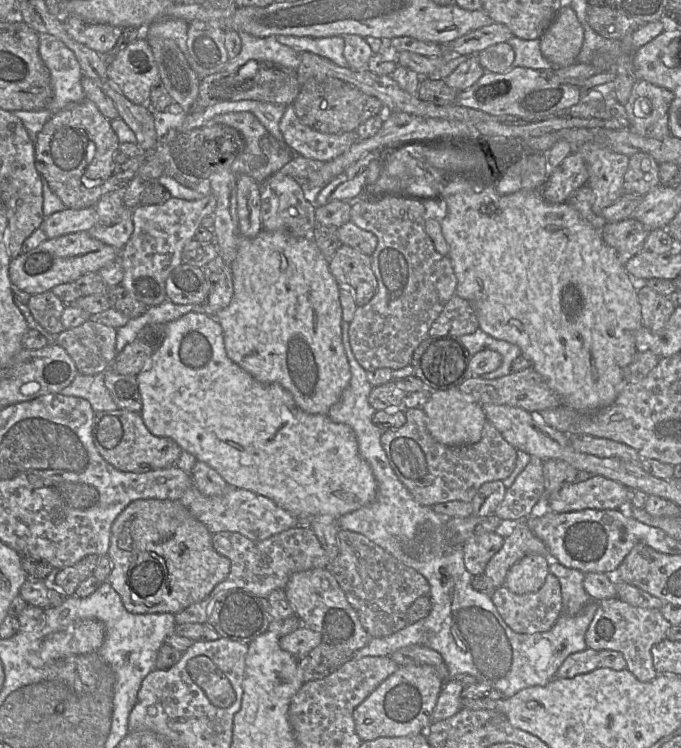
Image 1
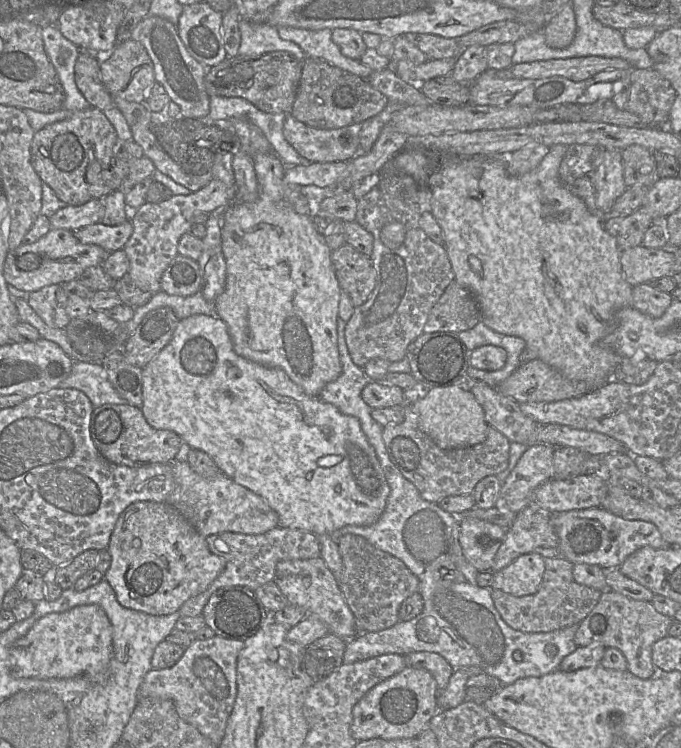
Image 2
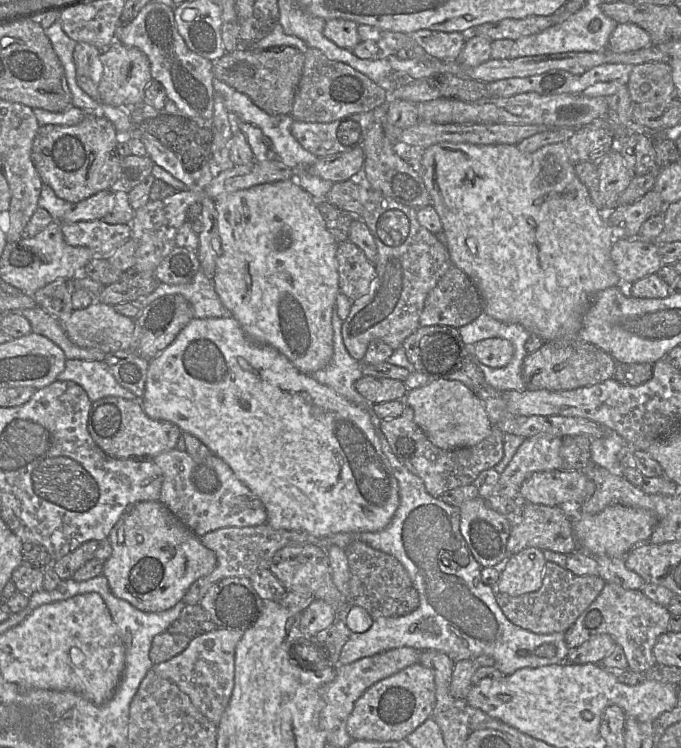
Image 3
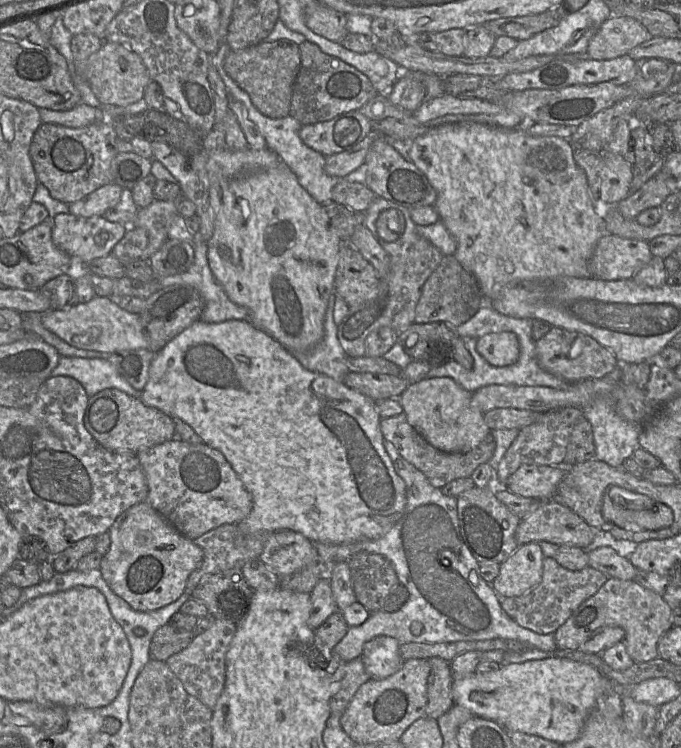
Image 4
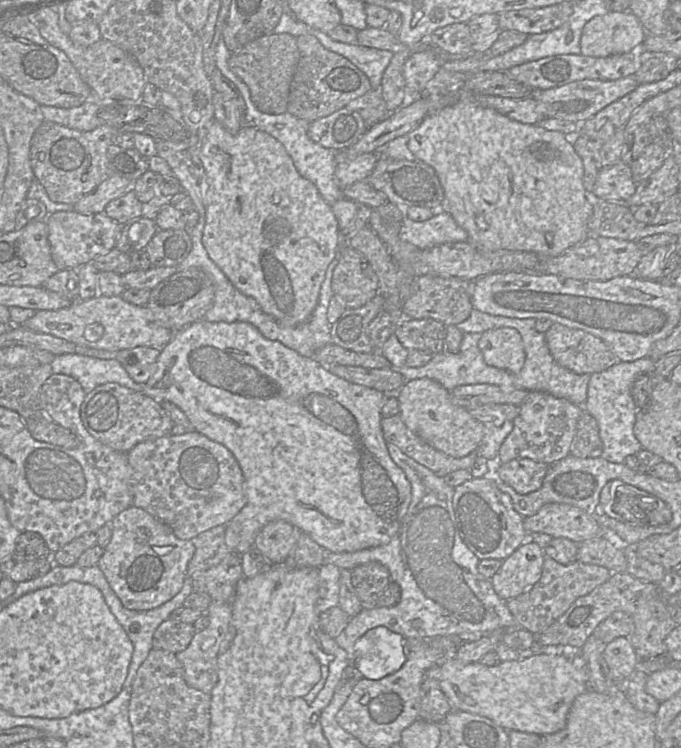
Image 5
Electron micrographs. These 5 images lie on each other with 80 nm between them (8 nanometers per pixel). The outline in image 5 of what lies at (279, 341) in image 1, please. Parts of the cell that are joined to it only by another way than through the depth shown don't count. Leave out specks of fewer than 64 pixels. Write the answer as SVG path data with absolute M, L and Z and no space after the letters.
M212 121L201 148L200 158L208 182L208 190L204 197L206 215L202 243L209 258L240 292L254 298L266 314L286 326L297 326L304 323L316 308L326 270L343 245L344 238L341 236L331 206L322 198L317 187L299 174L284 146L273 136L251 124L246 124L238 133L231 134L218 121Z

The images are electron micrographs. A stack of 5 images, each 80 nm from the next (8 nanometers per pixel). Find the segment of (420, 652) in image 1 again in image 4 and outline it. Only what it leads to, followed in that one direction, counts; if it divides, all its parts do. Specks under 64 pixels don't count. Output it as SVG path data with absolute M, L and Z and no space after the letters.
M433 657L429 658L430 673L427 680L425 716L437 720L453 706L453 673L450 662Z

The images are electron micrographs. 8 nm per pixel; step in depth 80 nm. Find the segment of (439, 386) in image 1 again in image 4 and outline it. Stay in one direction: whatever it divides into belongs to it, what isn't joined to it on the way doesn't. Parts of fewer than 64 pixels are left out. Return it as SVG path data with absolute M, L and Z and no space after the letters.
M442 322L413 323L398 335L398 342L413 360L438 367L453 359L456 337L455 328Z

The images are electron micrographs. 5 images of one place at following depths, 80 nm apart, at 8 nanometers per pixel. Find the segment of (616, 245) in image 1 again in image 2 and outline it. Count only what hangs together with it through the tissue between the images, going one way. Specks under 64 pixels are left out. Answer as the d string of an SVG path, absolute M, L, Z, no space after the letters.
M641 206L628 216L608 215L603 225L616 239L620 250L624 250L642 245L645 232L653 223L654 217Z

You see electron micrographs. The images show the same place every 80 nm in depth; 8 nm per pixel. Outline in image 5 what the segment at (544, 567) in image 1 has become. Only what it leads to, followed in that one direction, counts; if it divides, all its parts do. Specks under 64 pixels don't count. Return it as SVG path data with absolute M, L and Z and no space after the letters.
M528 538L490 579L495 593L505 601L524 593L541 578L544 558L543 549Z

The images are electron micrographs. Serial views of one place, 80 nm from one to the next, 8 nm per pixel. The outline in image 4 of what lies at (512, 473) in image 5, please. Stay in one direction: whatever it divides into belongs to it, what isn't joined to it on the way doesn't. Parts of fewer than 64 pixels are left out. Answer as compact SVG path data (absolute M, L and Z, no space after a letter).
M524 464L508 478L506 487L518 496L550 501L567 468Z

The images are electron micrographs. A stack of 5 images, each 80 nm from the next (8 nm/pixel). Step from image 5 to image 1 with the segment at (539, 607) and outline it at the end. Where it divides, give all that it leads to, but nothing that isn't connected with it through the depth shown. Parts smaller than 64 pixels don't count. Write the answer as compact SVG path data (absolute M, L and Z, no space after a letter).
M549 572L543 586L536 592L515 594L507 587L492 590L491 599L504 622L516 633L534 634L550 630L563 614L561 585L558 578Z

